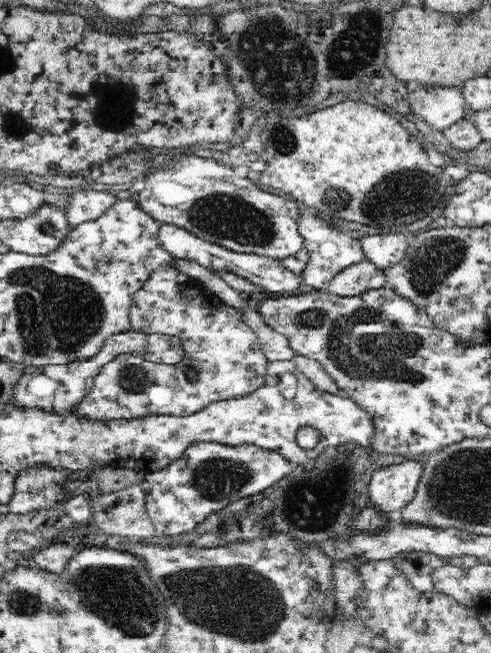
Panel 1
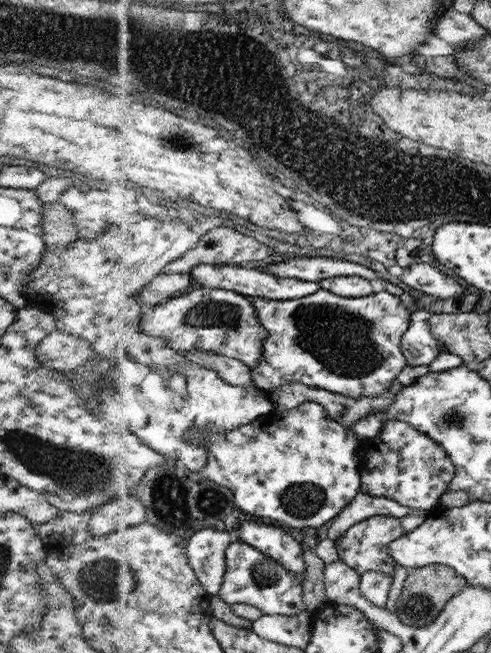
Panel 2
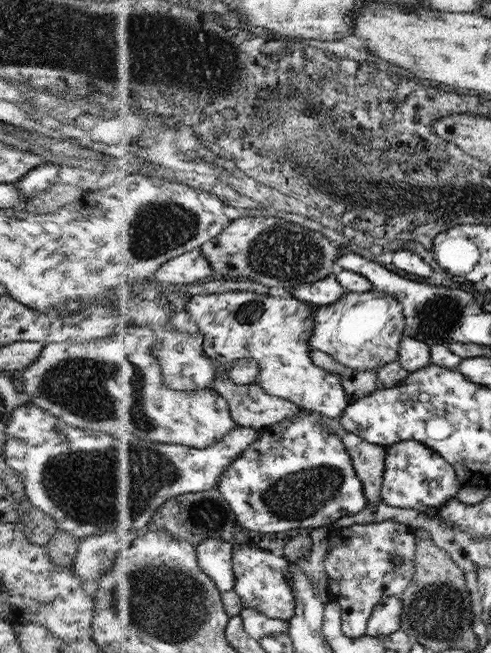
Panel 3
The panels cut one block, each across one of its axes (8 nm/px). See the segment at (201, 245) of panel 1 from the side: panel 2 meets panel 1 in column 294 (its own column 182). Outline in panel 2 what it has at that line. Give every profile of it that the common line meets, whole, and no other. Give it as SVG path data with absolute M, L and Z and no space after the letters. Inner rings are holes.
M161 273L143 287L142 292L139 293L139 301L145 307L159 305L172 299L177 292L183 292L185 288L190 288L193 281L190 273Z

